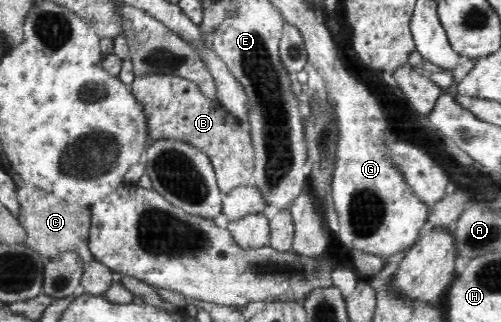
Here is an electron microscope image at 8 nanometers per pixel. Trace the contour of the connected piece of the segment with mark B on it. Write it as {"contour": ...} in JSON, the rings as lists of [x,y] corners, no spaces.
{"contour":[[[174,75],[135,76],[131,91],[147,118],[149,138],[182,139],[211,158],[218,188],[223,194],[242,185],[254,185],[255,150],[248,122],[232,116],[216,100],[206,98],[199,86]]]}

